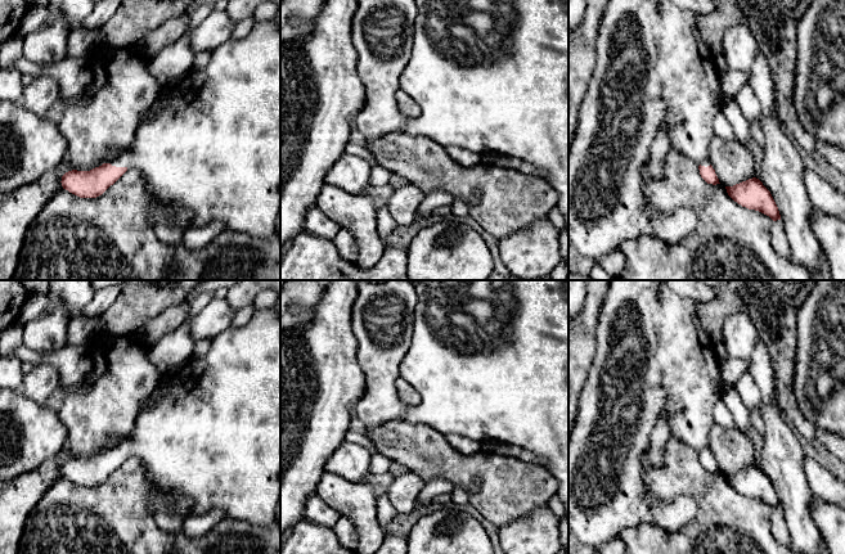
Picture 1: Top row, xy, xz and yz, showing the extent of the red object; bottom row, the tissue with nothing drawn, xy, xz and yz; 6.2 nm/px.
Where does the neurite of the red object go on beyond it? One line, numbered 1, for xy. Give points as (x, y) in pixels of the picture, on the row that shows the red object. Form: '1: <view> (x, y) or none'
1: xy (211, 145)

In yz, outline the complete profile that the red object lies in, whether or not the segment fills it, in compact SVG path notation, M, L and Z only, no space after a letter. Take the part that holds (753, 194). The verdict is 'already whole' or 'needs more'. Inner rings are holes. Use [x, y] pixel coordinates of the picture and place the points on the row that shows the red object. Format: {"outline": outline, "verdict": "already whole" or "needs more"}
{"outline": "M749 179L733 186L725 186L728 195L749 210L759 211L773 221L781 220L778 207L770 192L756 179Z", "verdict": "already whole"}

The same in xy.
{"outline": "M274 19L255 23L246 37L217 46L206 67L192 68L179 84L166 86L150 116L138 125L127 152L90 171L68 171L60 183L80 198L96 198L130 167L140 172L145 193L153 198L147 211L153 225L185 210L193 215L189 228L223 221L229 229L250 237L275 234L280 212L280 27Z", "verdict": "needs more"}

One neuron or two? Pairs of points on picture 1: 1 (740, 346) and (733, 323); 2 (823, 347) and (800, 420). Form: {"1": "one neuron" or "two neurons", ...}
{"1": "one neuron", "2": "two neurons"}

